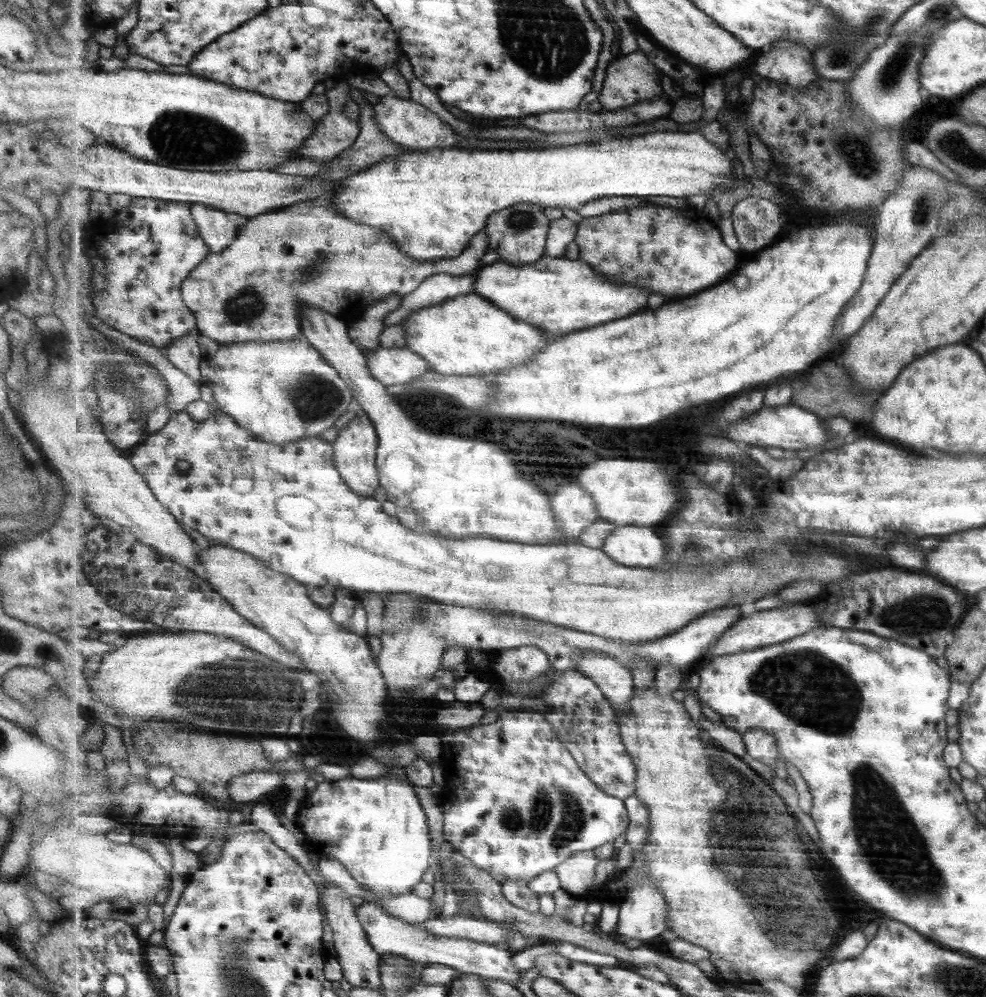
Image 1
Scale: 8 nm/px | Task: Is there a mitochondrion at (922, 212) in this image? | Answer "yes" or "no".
yes

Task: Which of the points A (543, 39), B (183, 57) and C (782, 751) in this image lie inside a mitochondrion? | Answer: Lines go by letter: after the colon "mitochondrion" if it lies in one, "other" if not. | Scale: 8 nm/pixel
A: mitochondrion
B: other
C: other

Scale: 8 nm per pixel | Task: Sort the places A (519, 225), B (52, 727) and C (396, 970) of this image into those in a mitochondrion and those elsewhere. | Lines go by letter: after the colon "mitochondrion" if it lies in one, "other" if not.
A: mitochondrion
B: other
C: mitochondrion

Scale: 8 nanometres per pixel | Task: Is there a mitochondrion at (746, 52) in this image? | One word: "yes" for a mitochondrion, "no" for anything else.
no

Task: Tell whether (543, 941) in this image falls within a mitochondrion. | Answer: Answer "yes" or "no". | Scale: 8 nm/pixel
no

